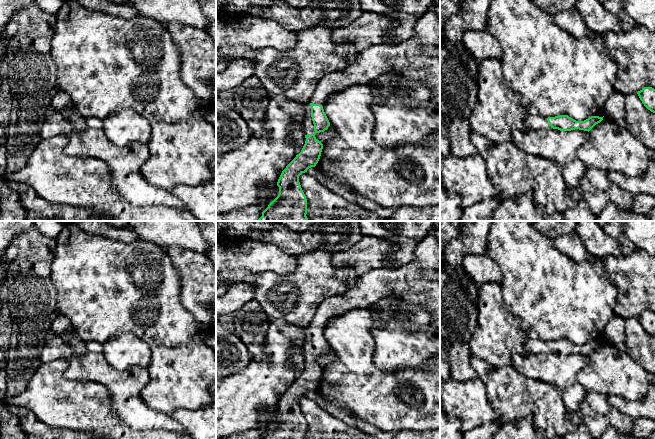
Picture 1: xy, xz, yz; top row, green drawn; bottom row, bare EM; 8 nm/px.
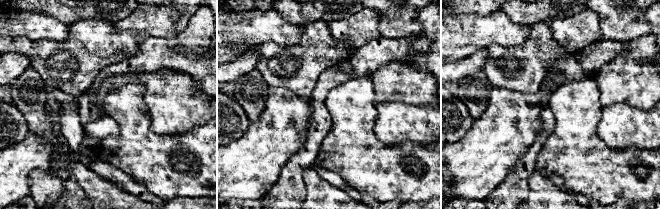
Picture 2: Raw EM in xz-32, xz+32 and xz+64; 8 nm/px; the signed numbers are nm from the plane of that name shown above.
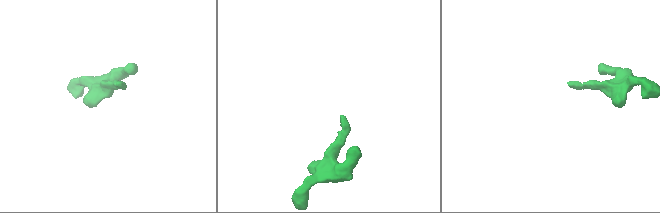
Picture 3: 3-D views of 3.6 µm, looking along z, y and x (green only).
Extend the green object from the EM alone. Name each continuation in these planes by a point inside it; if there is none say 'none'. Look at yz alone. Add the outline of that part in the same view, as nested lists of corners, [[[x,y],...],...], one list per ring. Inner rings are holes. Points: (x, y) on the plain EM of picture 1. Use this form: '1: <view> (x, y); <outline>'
1: yz (533, 346); [[[528,339],[524,344],[525,350],[529,354],[538,354],[538,353],[549,353],[551,350],[549,349],[547,342],[538,340],[538,339]]]

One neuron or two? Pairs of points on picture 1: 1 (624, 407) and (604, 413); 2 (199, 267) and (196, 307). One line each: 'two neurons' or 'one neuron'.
1: two neurons
2: one neuron

